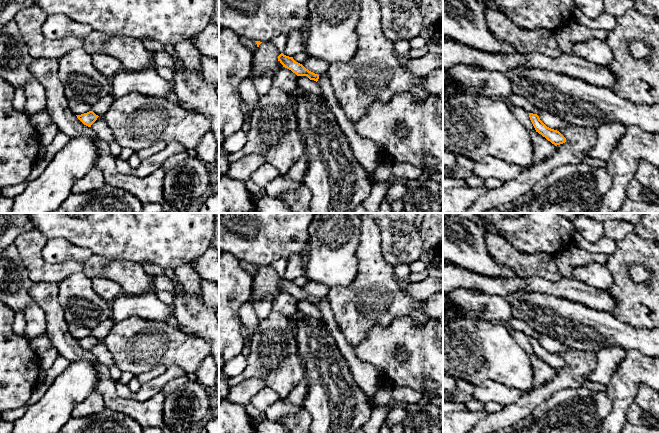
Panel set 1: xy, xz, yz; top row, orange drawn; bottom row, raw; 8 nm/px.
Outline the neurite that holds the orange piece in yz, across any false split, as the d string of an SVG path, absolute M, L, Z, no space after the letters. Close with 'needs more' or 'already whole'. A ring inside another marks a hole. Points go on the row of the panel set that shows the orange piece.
M529 113L530 120L539 134L545 137L555 146L566 142L566 138L557 130L547 127L539 118L537 114Z | already whole

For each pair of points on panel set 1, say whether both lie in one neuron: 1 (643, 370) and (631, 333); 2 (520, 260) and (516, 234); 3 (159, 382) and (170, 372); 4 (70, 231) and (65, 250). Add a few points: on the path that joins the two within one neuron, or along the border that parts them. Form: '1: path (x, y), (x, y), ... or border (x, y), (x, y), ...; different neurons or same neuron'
1: border (627, 350), (639, 350), (648, 356); different neurons
2: border (502, 235), (521, 252), (542, 252); different neurons
3: path (162, 379), (167, 375); same neuron
4: border (48, 238), (65, 238), (88, 249); different neurons

